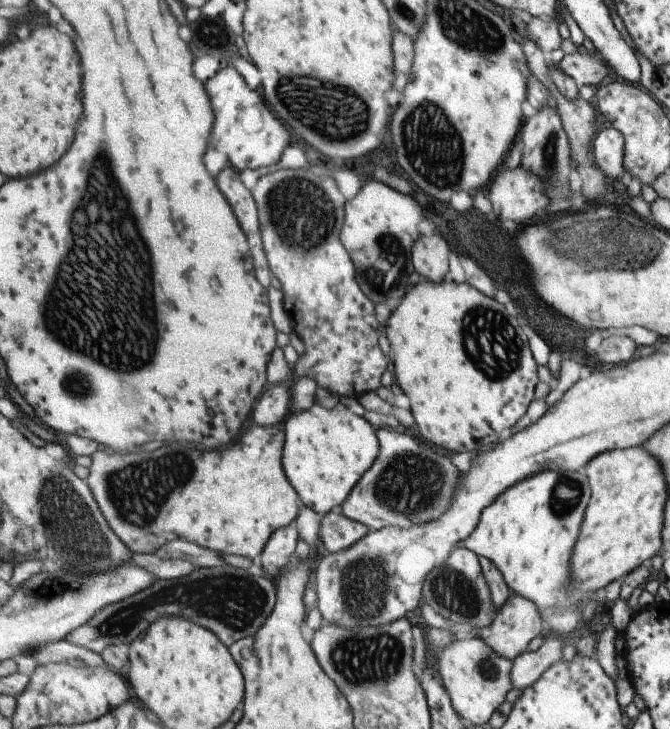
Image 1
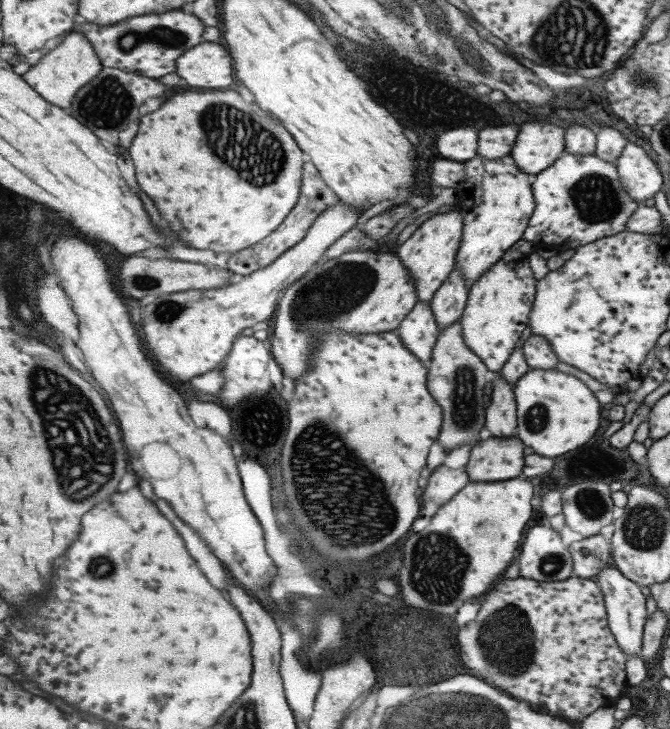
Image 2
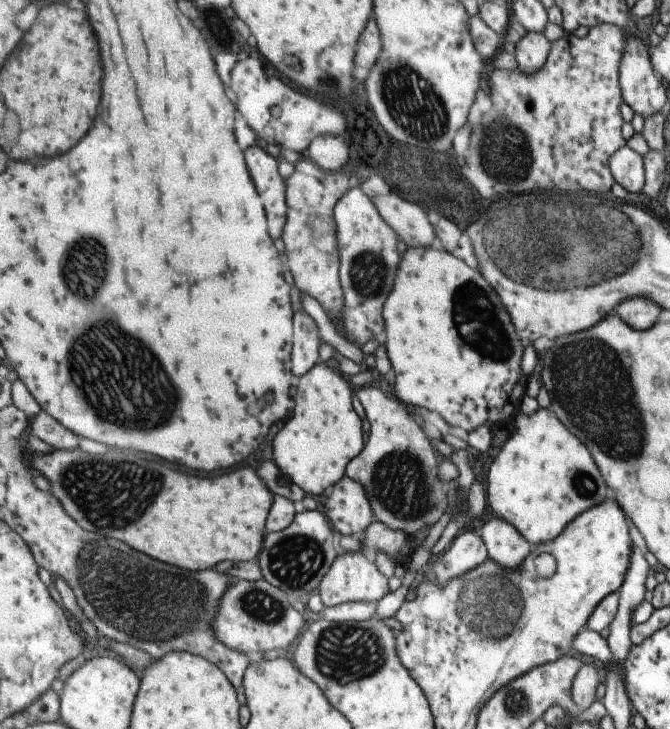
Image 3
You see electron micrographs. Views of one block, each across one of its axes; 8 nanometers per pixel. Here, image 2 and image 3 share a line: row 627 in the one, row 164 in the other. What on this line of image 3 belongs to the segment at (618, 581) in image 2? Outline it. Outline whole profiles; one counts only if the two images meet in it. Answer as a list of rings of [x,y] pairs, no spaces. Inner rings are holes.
[[[624,146],[612,156],[612,173],[616,182],[628,192],[644,192],[646,185],[645,157]]]

